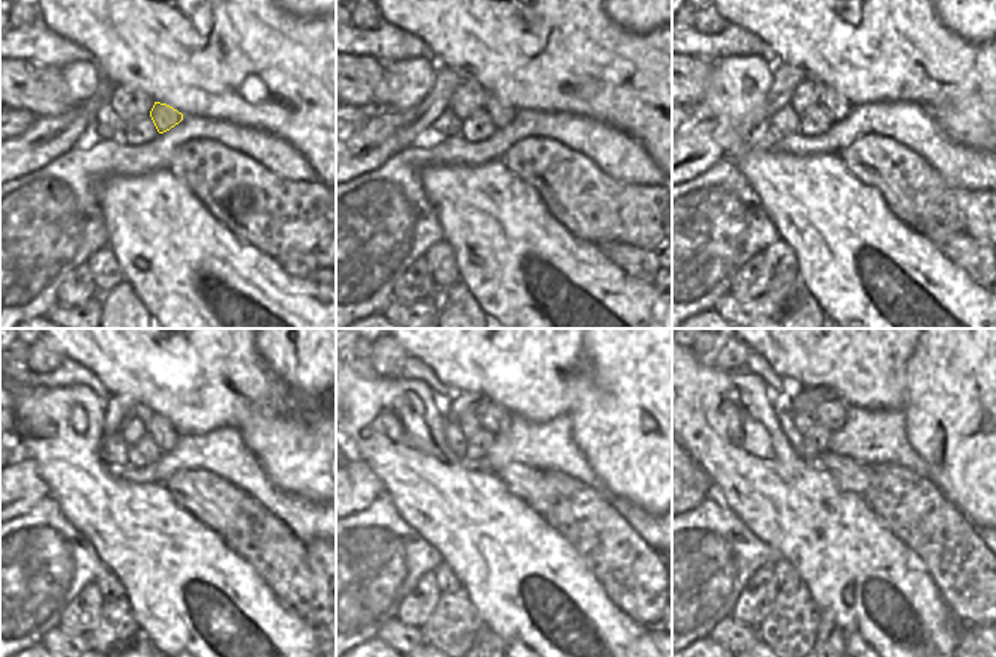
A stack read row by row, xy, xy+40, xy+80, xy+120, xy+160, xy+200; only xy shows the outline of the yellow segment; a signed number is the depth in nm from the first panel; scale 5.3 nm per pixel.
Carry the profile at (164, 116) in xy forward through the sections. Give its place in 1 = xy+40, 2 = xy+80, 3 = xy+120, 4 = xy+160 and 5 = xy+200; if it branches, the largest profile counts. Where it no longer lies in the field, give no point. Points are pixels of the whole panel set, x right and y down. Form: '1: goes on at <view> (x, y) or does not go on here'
1: goes on at xy+40 (501, 114)
2: goes on at xy+80 (837, 107)
3: goes on at xy+120 (162, 432)
4: goes on at xy+160 (492, 417)
5: goes on at xy+200 (827, 408)

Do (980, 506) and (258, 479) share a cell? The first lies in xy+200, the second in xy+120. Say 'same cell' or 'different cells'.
different cells

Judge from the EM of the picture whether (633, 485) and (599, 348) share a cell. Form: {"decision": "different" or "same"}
{"decision": "same"}

